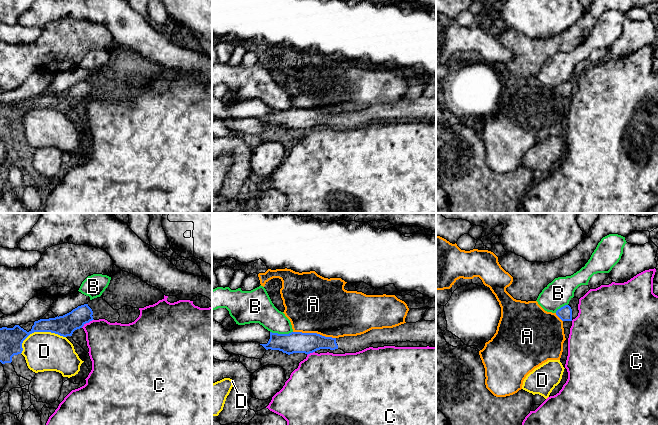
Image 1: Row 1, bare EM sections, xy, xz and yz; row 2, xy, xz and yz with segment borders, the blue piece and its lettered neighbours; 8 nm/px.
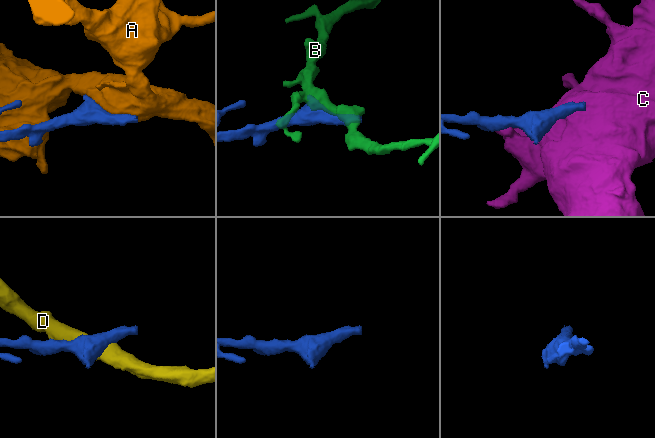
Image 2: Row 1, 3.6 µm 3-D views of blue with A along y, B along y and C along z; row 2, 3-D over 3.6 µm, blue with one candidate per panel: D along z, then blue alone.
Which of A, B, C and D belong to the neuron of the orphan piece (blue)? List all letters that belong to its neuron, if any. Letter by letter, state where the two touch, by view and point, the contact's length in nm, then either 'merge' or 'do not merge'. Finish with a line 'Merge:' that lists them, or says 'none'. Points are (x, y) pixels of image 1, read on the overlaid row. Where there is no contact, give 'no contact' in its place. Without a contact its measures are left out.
A: contact xz (314, 333); length 340 nm; do not merge
B: contact xz (281, 334); length 180 nm; do not merge
C: contact xy (87, 322); length 120 nm; do not merge
D: contact xy (38, 331); length 400 nm; do not merge
Merge: none

